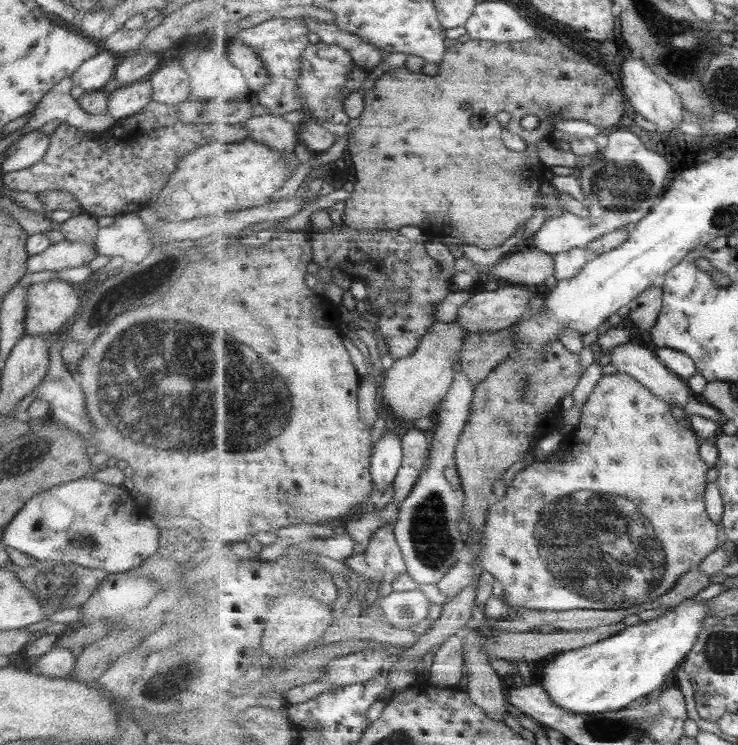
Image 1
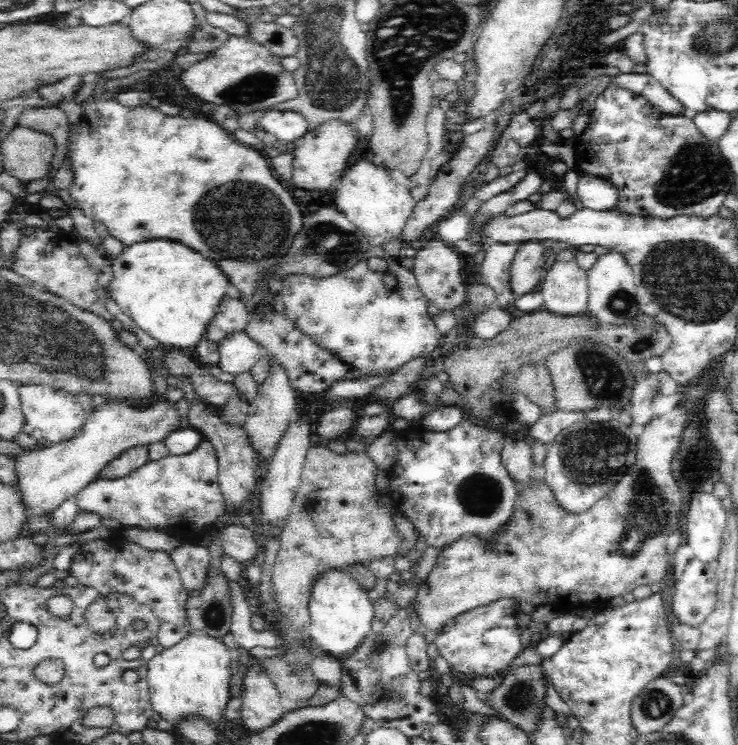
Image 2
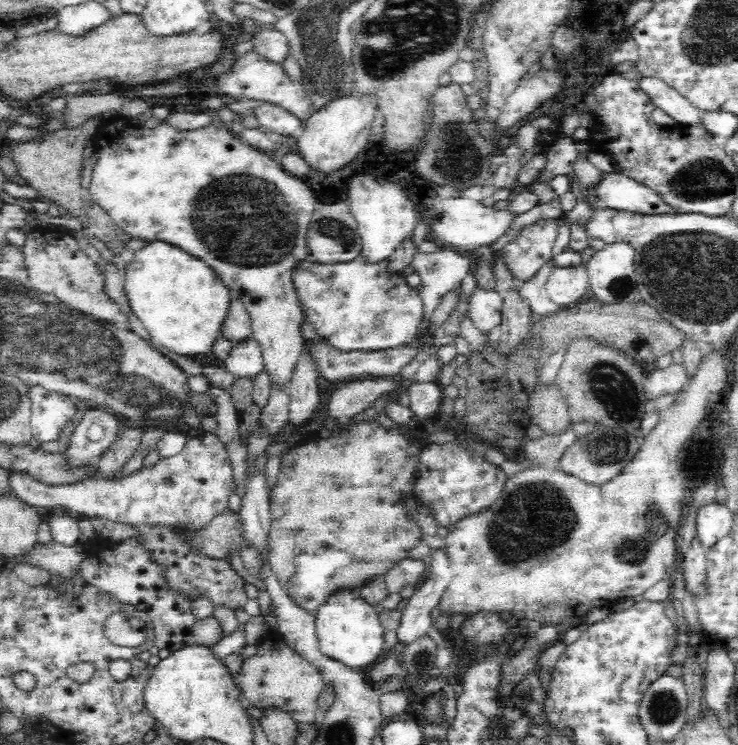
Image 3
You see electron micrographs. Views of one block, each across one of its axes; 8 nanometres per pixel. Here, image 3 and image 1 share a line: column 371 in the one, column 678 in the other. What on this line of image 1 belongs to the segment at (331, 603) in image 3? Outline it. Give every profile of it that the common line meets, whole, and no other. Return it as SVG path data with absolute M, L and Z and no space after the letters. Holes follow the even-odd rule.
M687 599L672 611L630 625L601 642L558 653L538 668L539 684L565 711L597 714L626 709L668 687L679 664L693 650L707 616L705 601Z

